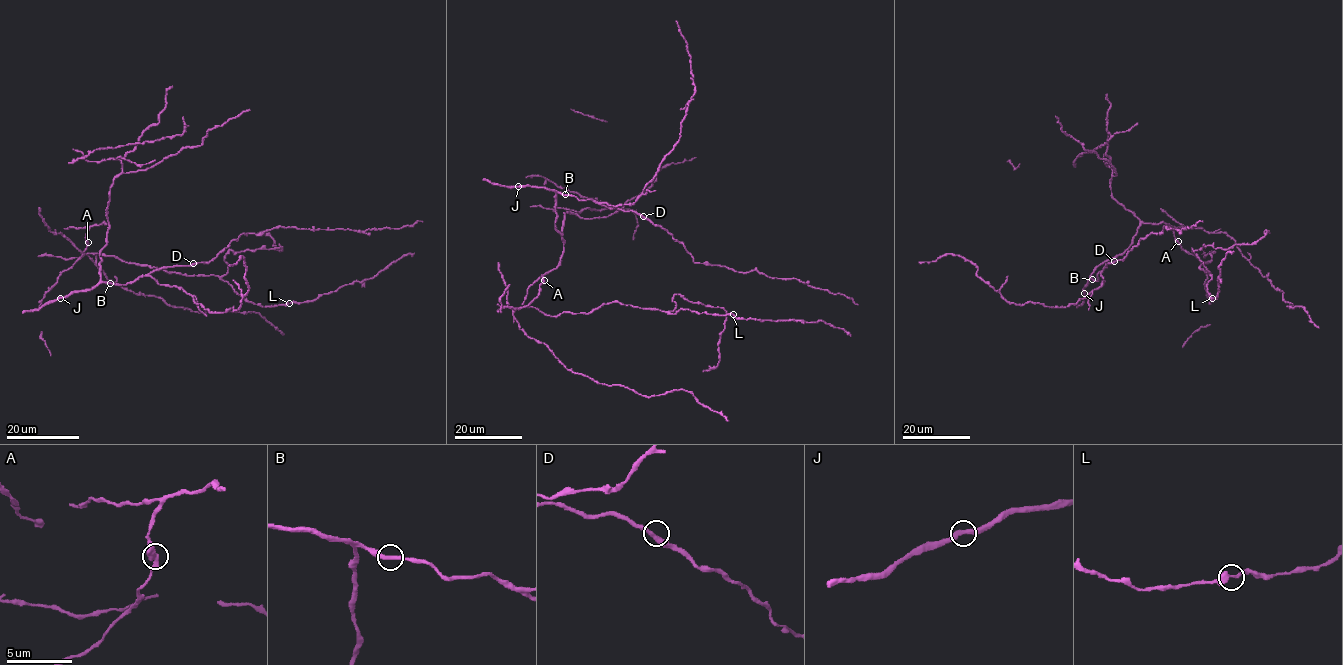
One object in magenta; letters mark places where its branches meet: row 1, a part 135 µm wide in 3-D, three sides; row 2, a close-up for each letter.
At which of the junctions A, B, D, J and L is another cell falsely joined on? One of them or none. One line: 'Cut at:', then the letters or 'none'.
Cut at: none

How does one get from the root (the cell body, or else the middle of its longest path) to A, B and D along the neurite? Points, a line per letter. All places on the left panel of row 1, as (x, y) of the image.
A: (106, 224), (90, 227), (87, 243)
B: (106, 224), (109, 224), (107, 244), (99, 255), (100, 279), (110, 283)
D: (106, 224), (109, 224), (107, 244), (99, 255), (100, 279), (104, 281), (132, 283), (162, 268), (193, 263)

